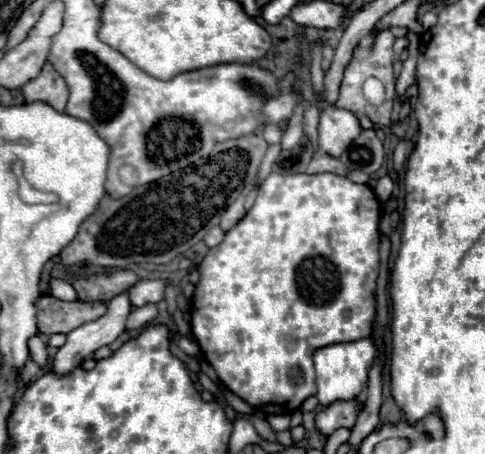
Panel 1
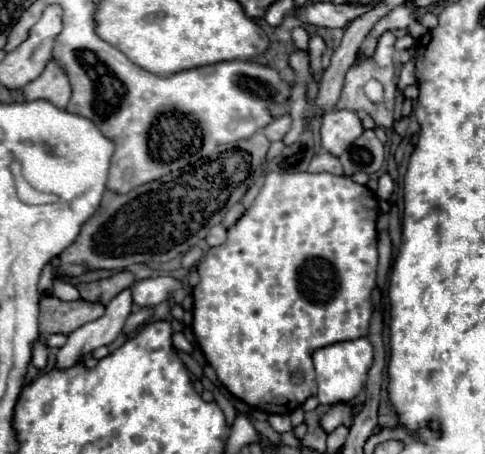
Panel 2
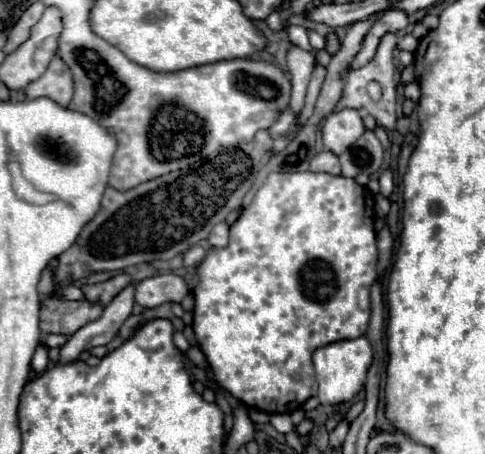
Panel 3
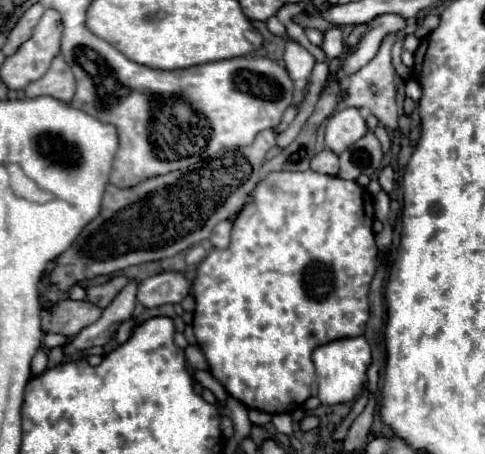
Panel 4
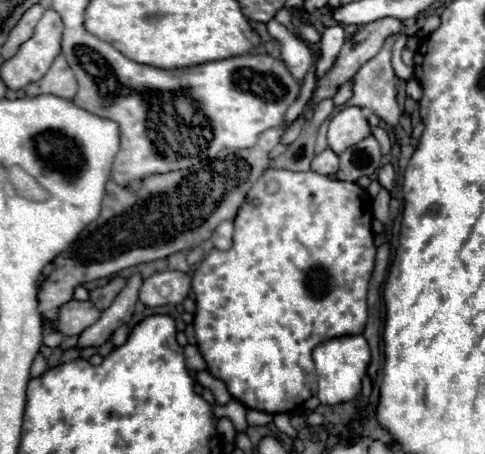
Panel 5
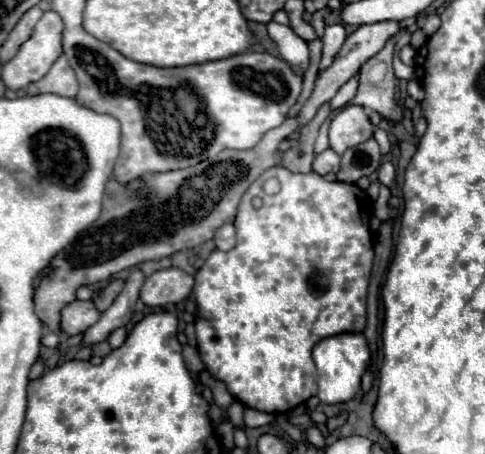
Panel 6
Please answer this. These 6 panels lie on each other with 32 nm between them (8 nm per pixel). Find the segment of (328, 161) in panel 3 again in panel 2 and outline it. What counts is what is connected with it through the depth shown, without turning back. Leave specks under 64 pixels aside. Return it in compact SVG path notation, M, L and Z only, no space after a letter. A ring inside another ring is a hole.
M320 152L312 158L312 164L308 168L308 172L330 172L330 174L342 174L340 168L340 160L336 156L332 156L330 152Z

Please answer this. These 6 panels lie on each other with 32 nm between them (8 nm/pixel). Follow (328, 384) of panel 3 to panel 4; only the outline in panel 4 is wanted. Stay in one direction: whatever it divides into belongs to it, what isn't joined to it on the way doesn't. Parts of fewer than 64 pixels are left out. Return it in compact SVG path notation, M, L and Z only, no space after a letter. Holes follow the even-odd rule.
M354 336L354 338L340 338L332 340L328 344L318 346L312 352L312 360L316 366L316 376L318 376L318 398L322 404L340 404L340 402L352 402L366 380L366 370L370 366L370 346L364 336Z

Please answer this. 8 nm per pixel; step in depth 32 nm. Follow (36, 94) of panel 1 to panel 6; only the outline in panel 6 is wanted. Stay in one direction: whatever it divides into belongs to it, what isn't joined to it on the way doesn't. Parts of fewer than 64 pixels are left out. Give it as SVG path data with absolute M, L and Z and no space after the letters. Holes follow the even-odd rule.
M60 56L54 62L54 66L50 68L50 72L42 80L30 84L26 88L26 92L30 96L42 94L42 92L52 92L52 94L58 94L58 96L74 98L78 94L78 78L76 78L74 70L70 68L68 60L64 56Z

